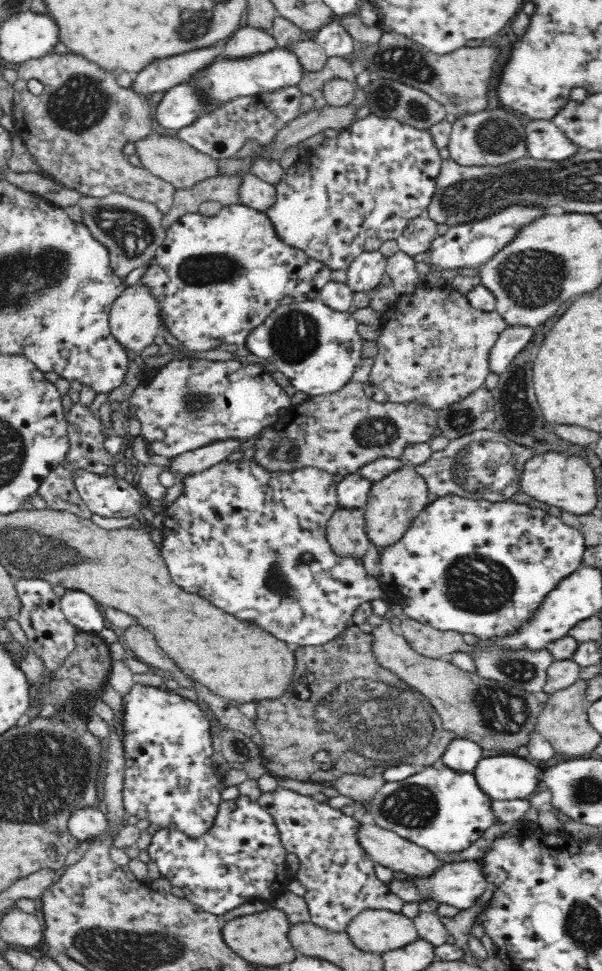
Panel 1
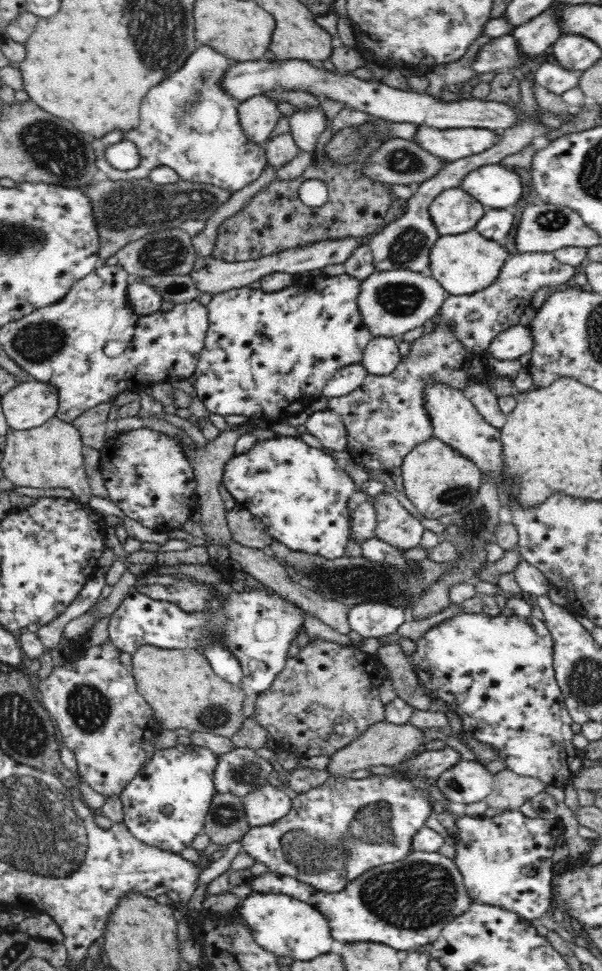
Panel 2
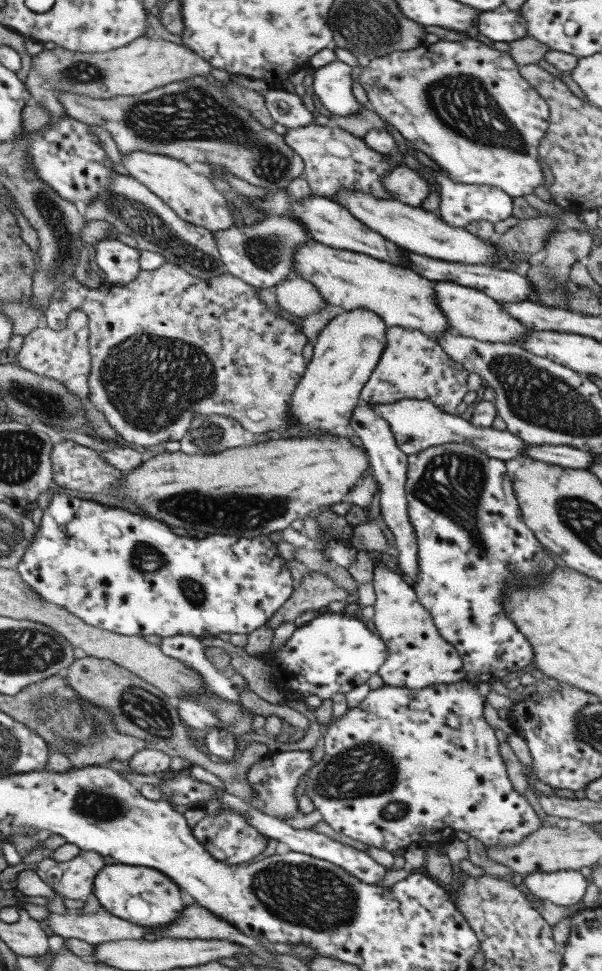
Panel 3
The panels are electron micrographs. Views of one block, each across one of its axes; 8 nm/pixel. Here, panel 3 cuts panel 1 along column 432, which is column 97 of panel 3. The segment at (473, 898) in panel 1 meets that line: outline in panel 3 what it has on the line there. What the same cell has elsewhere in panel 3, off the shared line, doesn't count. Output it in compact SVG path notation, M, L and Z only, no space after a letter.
M113 863L104 865L93 882L93 893L109 913L145 927L170 924L184 908L180 887L158 869Z

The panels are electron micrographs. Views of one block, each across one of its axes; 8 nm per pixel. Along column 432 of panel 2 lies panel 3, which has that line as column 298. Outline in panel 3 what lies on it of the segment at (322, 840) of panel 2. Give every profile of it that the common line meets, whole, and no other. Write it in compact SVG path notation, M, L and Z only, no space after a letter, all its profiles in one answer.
M309 750L280 751L265 756L247 770L249 785L256 790L256 797L252 797L248 802L254 808L284 821L286 818L298 817L300 813L295 796L296 786L312 764L312 755Z

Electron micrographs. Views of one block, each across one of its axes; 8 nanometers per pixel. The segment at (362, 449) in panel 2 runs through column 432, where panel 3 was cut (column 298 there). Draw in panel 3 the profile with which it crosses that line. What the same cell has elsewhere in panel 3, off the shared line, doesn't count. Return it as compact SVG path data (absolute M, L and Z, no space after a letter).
M170 262L164 263L156 270L139 270L138 276L125 285L112 285L104 283L98 288L88 288L80 284L73 276L63 282L61 290L64 297L53 299L50 306L45 311L46 328L54 331L64 330L67 325L67 319L76 309L84 311L89 323L89 355L91 356L91 369L88 375L89 400L95 406L110 426L126 440L126 442L142 450L158 450L169 440L180 440L189 429L191 420L198 414L210 416L227 416L237 420L244 430L257 436L264 435L267 432L284 433L291 438L296 437L319 437L329 434L321 430L305 430L289 422L289 402L293 395L298 381L305 373L307 364L302 357L302 350L307 343L307 336L298 331L296 326L288 320L274 315L266 307L264 302L258 299L258 289L246 284L241 278L232 276L230 273L221 274L208 280L192 276L190 273L182 270L182 267Z

